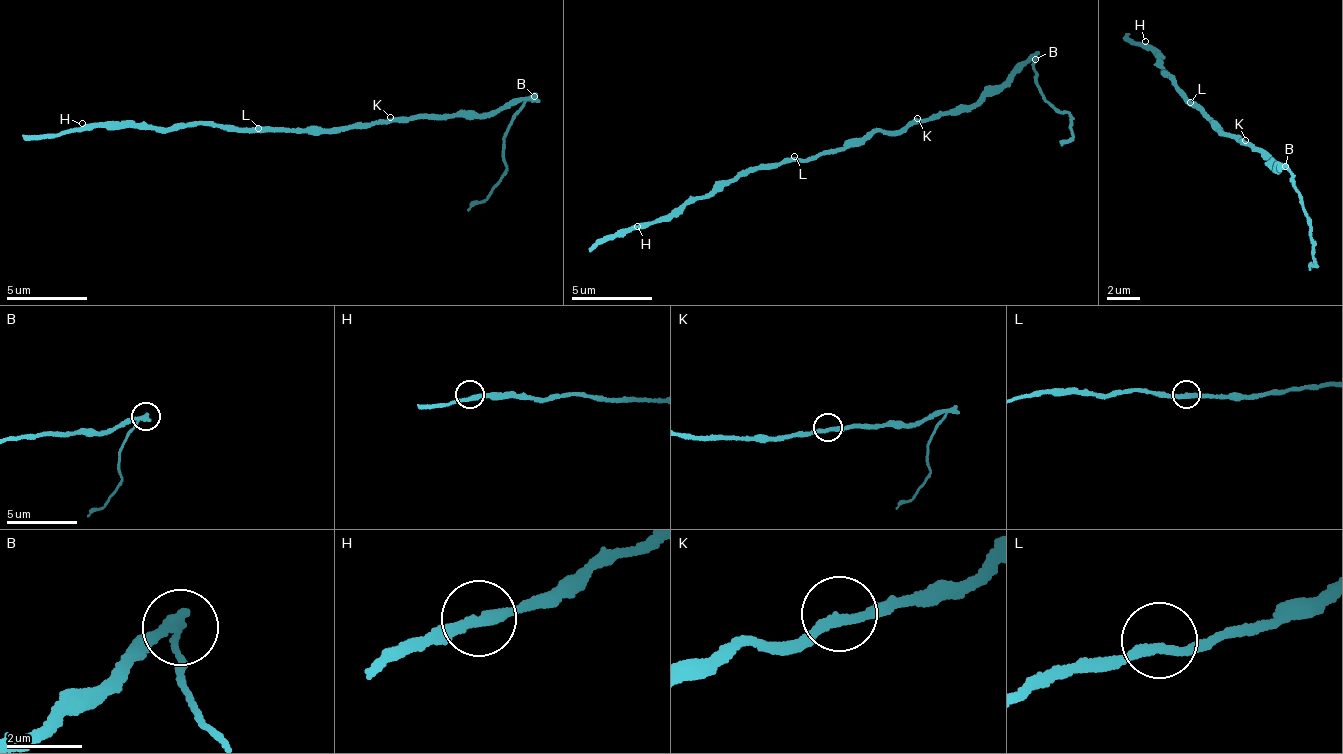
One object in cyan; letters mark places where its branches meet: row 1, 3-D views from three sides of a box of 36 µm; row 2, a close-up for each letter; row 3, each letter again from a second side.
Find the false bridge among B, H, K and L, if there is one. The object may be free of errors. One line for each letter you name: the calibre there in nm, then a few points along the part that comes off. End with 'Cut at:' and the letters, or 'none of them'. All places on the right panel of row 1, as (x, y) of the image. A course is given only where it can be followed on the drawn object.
B: 260 nm | (1285, 166), (1308, 220), (1316, 266), (1311, 269)
Cut at: B

